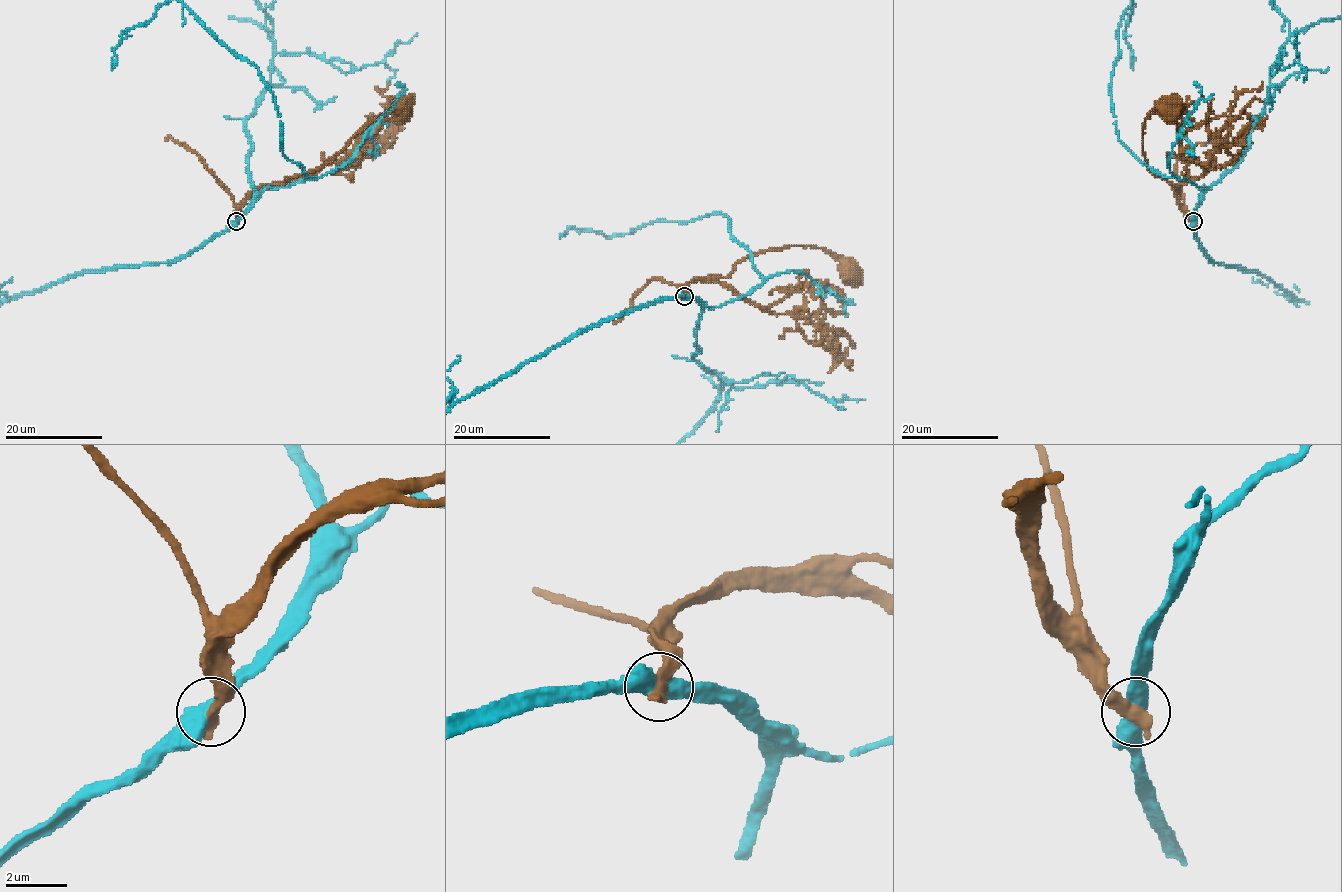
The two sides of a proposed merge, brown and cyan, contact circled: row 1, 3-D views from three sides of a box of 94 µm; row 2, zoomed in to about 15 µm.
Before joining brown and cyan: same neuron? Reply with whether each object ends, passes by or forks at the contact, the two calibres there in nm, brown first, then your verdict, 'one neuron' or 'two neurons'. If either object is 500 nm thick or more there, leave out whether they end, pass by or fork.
calibres 500 and 500 nm; two neurons

